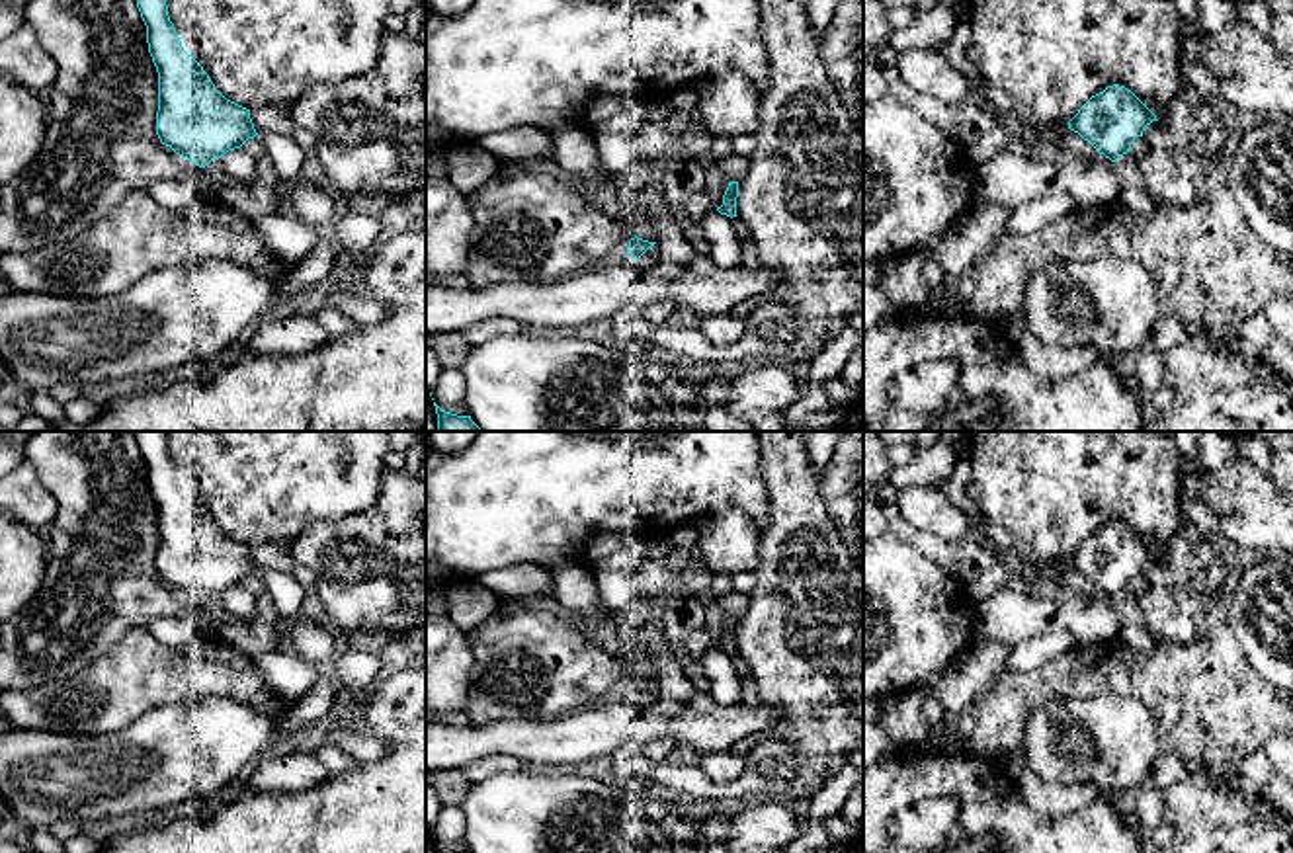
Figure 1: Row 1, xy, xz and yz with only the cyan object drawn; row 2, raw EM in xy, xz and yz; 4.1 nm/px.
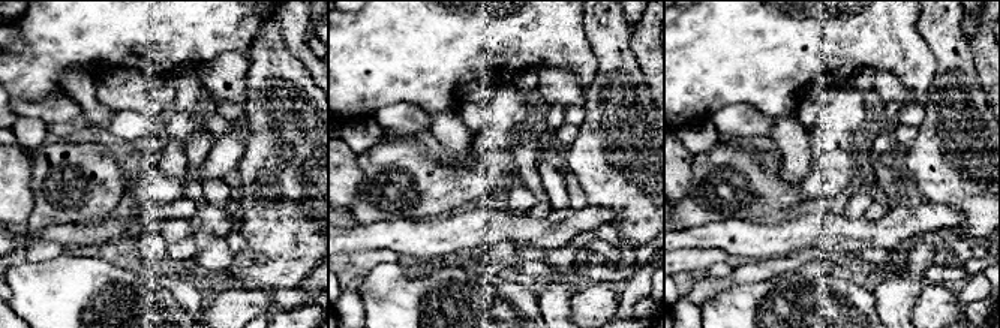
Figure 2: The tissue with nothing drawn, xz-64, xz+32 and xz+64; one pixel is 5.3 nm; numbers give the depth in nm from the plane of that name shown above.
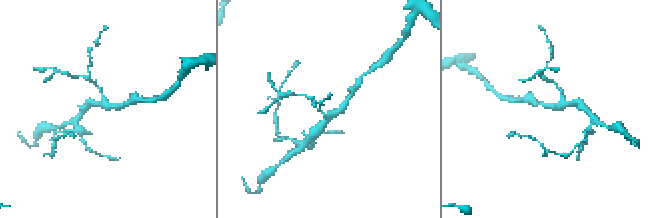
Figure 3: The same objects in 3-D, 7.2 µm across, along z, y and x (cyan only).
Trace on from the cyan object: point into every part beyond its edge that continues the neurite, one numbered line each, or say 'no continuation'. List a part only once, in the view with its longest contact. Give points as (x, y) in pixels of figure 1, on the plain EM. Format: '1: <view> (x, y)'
no continuation

